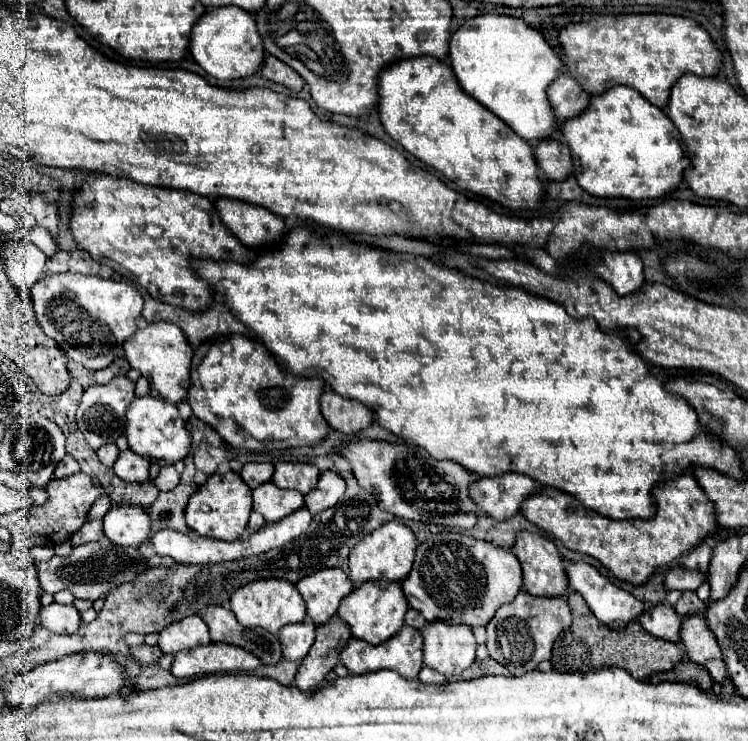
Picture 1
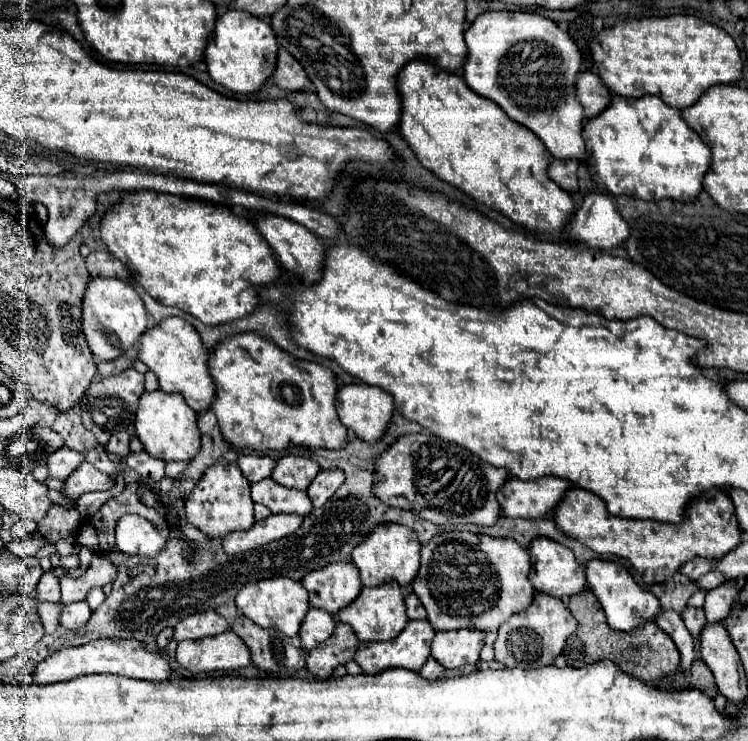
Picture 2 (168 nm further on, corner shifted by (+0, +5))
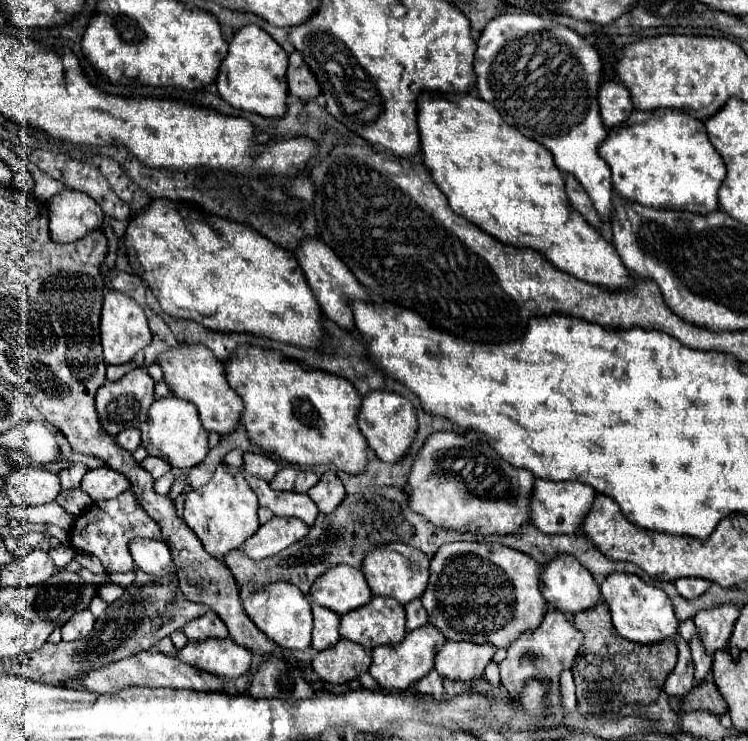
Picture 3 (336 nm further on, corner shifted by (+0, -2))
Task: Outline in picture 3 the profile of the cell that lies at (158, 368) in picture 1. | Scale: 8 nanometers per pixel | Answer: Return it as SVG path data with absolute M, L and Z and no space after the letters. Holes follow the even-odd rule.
M180 344L172 350L168 350L158 364L164 370L164 380L170 386L174 396L180 396L188 402L192 402L198 408L202 426L208 432L218 432L222 436L234 432L242 424L242 412L244 404L240 396L228 386L226 374L224 374L224 364L214 358L210 350L206 350L202 344Z

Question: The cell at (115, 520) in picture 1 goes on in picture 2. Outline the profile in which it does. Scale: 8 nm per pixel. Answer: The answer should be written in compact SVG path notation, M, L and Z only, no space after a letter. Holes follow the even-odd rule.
M128 513L116 525L116 549L128 555L154 557L164 549L164 537L148 519Z

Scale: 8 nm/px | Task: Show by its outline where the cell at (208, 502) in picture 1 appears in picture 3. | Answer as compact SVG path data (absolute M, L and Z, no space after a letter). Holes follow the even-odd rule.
M220 464L208 484L190 490L184 498L184 522L200 538L206 552L224 558L230 550L240 548L258 528L258 498L242 476L242 468Z

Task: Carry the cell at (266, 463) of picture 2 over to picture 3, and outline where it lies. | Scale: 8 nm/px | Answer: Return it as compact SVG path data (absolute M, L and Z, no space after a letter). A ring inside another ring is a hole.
M246 452L244 454L244 470L270 482L274 478L274 474L278 472L278 464L270 456L266 456L266 454Z

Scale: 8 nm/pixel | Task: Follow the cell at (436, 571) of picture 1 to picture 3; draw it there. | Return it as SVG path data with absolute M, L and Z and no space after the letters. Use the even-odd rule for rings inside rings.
M454 542L438 548L430 562L430 582L422 594L422 604L428 610L428 620L448 640L494 644L496 648L508 648L522 632L540 626L546 614L546 600L540 592L540 564L520 550L512 550L498 542Z

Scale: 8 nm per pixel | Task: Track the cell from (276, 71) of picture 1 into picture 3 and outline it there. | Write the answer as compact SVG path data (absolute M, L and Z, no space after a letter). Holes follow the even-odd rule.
M294 52L290 56L288 66L288 90L292 96L302 100L312 100L320 96L320 84L316 82L314 74L310 72L308 64L304 62L300 52Z

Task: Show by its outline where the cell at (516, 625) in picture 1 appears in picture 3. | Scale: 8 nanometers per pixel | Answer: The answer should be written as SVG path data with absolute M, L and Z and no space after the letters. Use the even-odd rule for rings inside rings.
M550 608L542 620L542 624L536 630L528 630L526 634L520 634L518 640L514 640L514 644L508 648L508 654L504 658L504 662L500 662L500 678L502 678L502 686L508 690L508 694L512 698L518 698L522 694L522 688L526 684L528 678L536 678L536 680L548 680L550 684L550 692L558 694L558 696L550 696L550 718L548 724L560 724L564 718L564 708L562 708L562 694L560 694L560 674L562 670L570 670L578 650L582 644L582 632L578 628L574 628L572 622L566 620L566 616L560 610Z

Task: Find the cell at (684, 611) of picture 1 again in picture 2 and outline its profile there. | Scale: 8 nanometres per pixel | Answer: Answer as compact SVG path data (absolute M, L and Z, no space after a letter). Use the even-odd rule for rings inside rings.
M686 607L682 611L682 619L688 627L688 631L694 635L694 639L698 639L702 627L706 625L706 617L704 617L704 611L702 609L692 609L692 607Z

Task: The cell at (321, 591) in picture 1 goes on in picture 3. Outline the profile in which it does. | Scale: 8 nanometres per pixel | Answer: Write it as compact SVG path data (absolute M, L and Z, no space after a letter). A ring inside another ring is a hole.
M336 566L312 584L312 598L320 606L328 606L336 614L346 614L372 600L364 574L352 566Z

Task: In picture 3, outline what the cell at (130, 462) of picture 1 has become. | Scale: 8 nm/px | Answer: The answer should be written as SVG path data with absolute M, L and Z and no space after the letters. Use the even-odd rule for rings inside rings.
M146 456L144 462L142 462L142 466L152 474L152 478L160 478L162 474L166 474L166 472L172 470L168 466L168 462L164 462L162 458L156 458L156 456Z

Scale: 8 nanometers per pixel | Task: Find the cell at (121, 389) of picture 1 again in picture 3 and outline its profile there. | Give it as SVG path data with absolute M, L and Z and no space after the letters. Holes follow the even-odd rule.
M134 368L126 376L116 382L106 382L96 394L96 410L104 430L112 436L120 434L124 428L138 428L144 418L148 418L148 408L156 400L154 396L154 380L148 376L146 368Z

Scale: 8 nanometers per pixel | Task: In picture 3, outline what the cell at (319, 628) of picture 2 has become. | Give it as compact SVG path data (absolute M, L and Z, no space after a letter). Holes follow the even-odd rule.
M312 604L314 614L314 632L312 632L312 648L326 650L328 646L334 646L340 640L340 616L326 606Z

